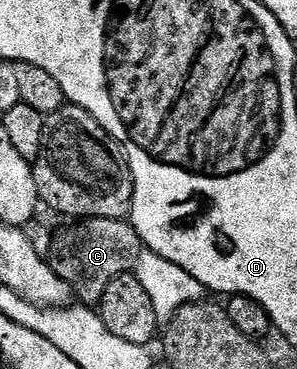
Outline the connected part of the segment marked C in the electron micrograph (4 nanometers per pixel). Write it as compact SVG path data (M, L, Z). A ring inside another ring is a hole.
M88 217L75 220L67 229L62 229L50 241L48 260L52 271L68 283L71 294L81 304L94 307L99 304L108 291L112 279L123 277L137 266L144 246L140 235L129 220L117 217Z

